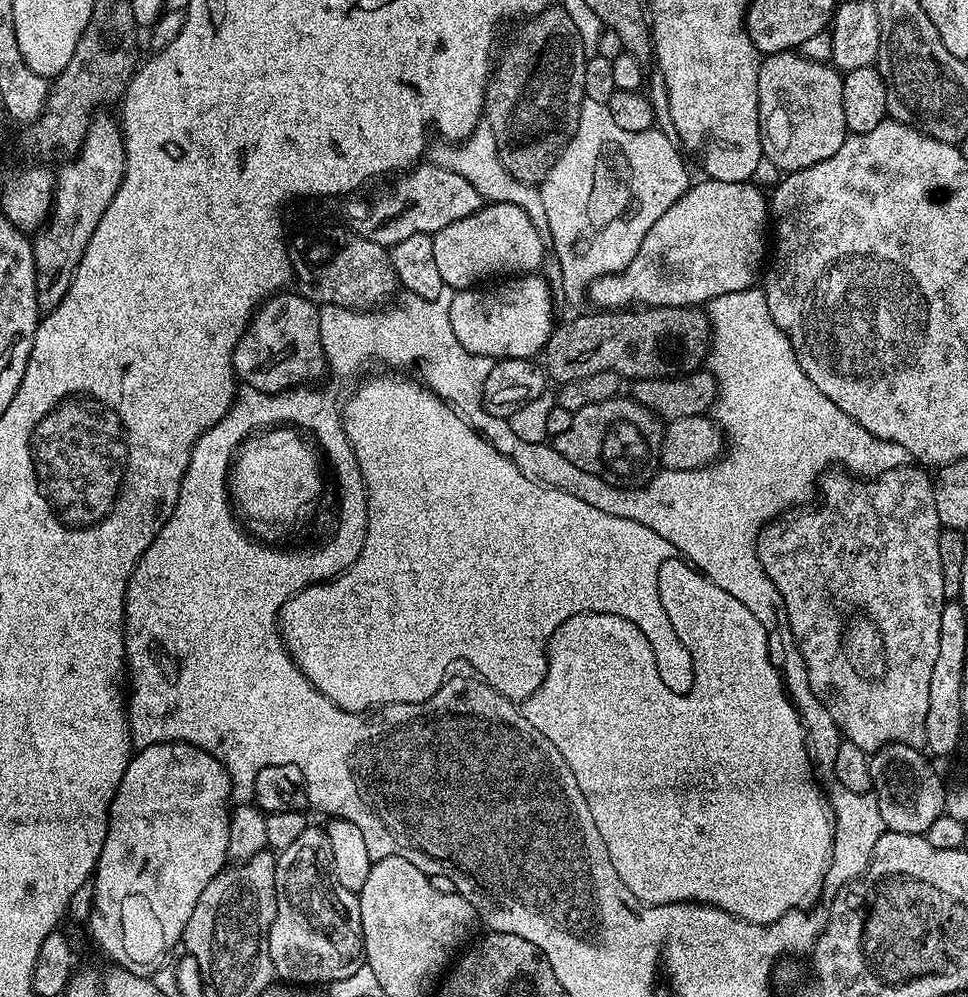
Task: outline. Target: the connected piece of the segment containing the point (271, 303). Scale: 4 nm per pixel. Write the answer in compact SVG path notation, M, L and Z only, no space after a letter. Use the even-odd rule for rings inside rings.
M292 290L269 296L252 313L252 321L234 350L232 365L247 387L263 392L287 392L289 388L316 382L312 380L326 372L320 341L320 308Z

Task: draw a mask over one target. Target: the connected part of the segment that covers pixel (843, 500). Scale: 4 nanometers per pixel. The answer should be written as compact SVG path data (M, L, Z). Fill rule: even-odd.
M920 466L895 468L871 478L853 476L847 470L829 470L818 481L820 501L818 496L811 506L800 506L777 516L772 523L764 525L756 543L756 553L762 562L762 570L766 570L770 582L774 582L781 600L784 601L786 628L788 624L789 630L792 631L791 639L799 649L799 659L810 680L810 690L814 690L818 702L826 706L830 718L834 718L841 737L869 754L876 752L884 744L924 748L926 709L930 707L930 673L934 670L934 661L938 658L938 629L946 603L942 590L942 562L938 562L938 538L942 529L938 510L934 506L934 480L927 474L929 475Z

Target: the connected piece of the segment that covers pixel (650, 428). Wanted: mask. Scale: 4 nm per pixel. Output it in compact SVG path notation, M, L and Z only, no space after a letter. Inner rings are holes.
M617 398L598 402L594 406L582 406L572 414L569 428L563 434L554 437L554 446L562 458L574 462L582 470L594 474L611 484L621 486L639 486L648 483L661 467L660 447L664 441L664 424L646 406L631 398Z

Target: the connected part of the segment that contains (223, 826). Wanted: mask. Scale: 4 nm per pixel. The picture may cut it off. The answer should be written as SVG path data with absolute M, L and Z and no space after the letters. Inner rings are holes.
M155 744L139 749L133 755L132 761L126 766L126 774L122 774L122 782L116 791L116 797L112 799L112 805L108 811L108 833L106 842L102 846L102 854L96 863L96 870L92 878L92 910L86 922L95 944L112 960L111 963L121 968L129 969L139 976L153 975L156 968L160 967L172 948L183 939L186 924L194 912L198 898L209 883L223 872L227 863L229 848L229 822L231 809L228 808L231 801L231 780L224 764L218 762L206 750L195 748L192 744Z

